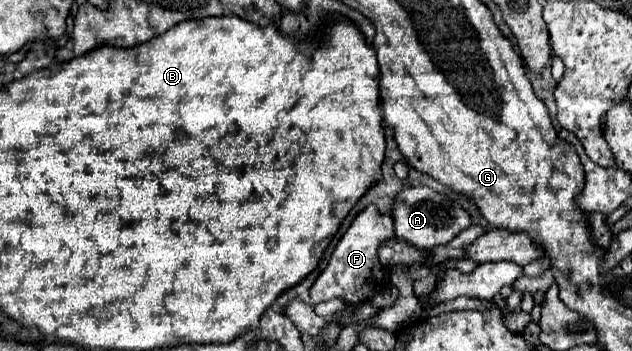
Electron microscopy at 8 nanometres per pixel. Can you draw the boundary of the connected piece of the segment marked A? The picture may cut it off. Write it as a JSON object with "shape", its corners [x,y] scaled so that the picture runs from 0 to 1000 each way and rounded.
{"shape":[[[676,530],[641,536],[638,547],[631,547],[622,581],[622,621],[631,684],[641,684],[660,707],[676,707],[676,712],[695,695],[710,695],[729,655],[745,644],[745,615],[720,570]]]}

